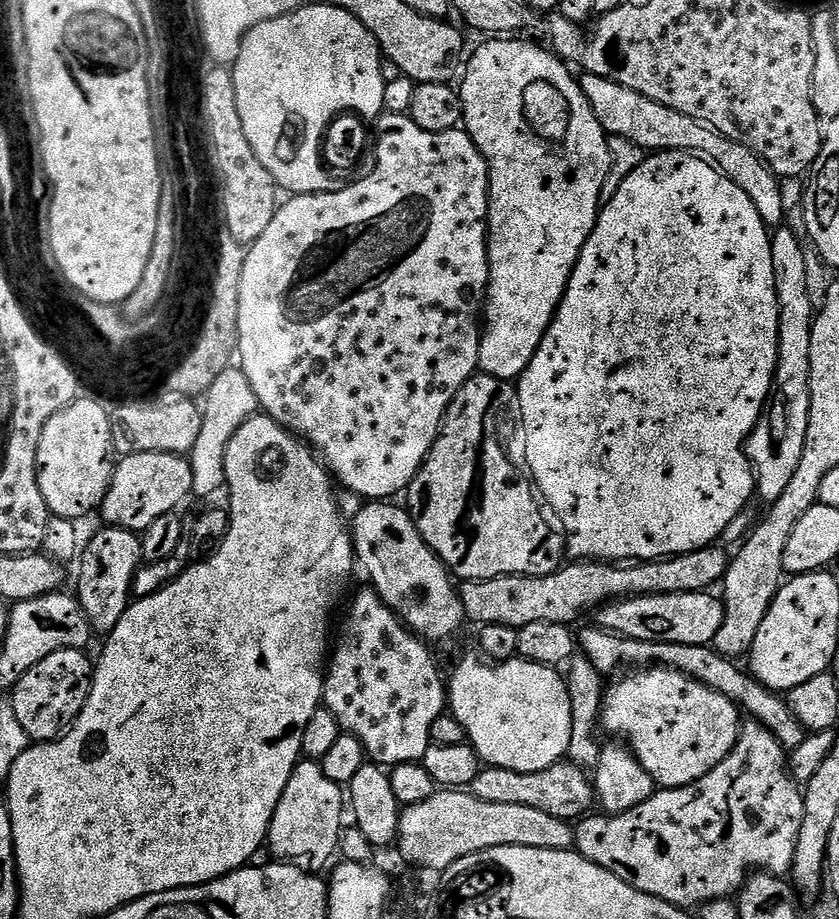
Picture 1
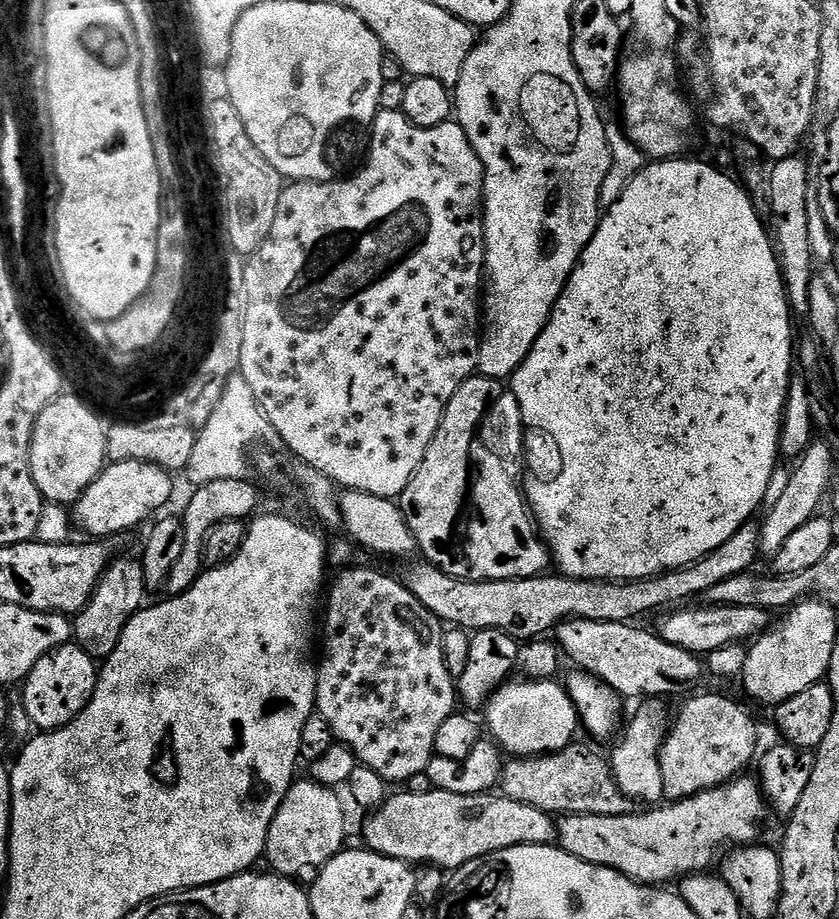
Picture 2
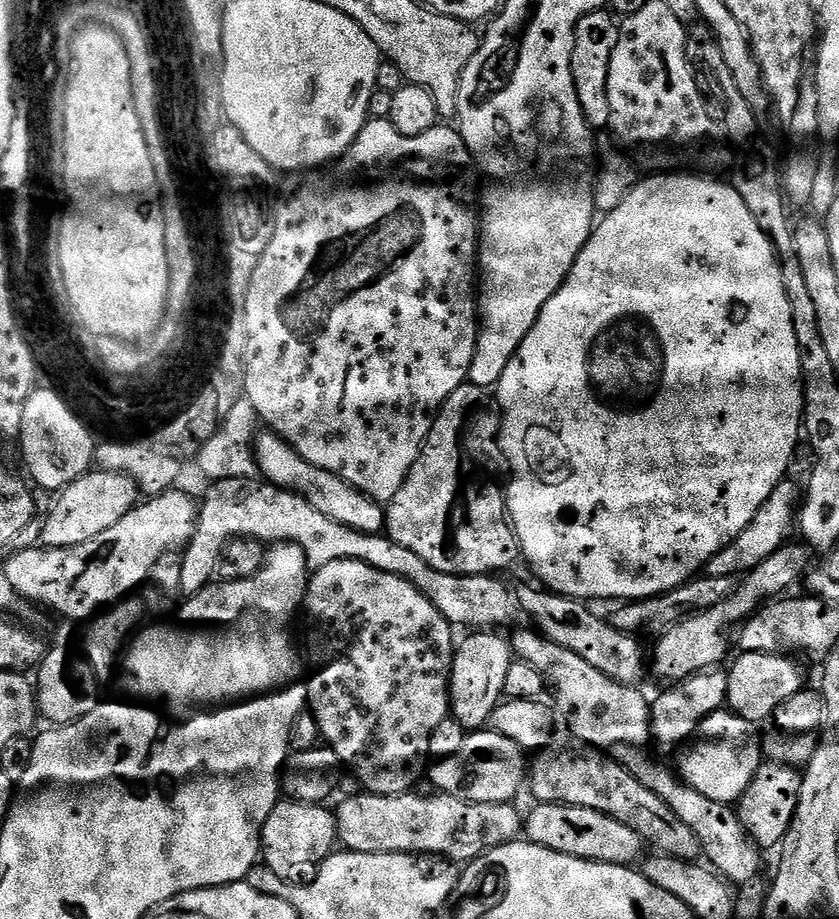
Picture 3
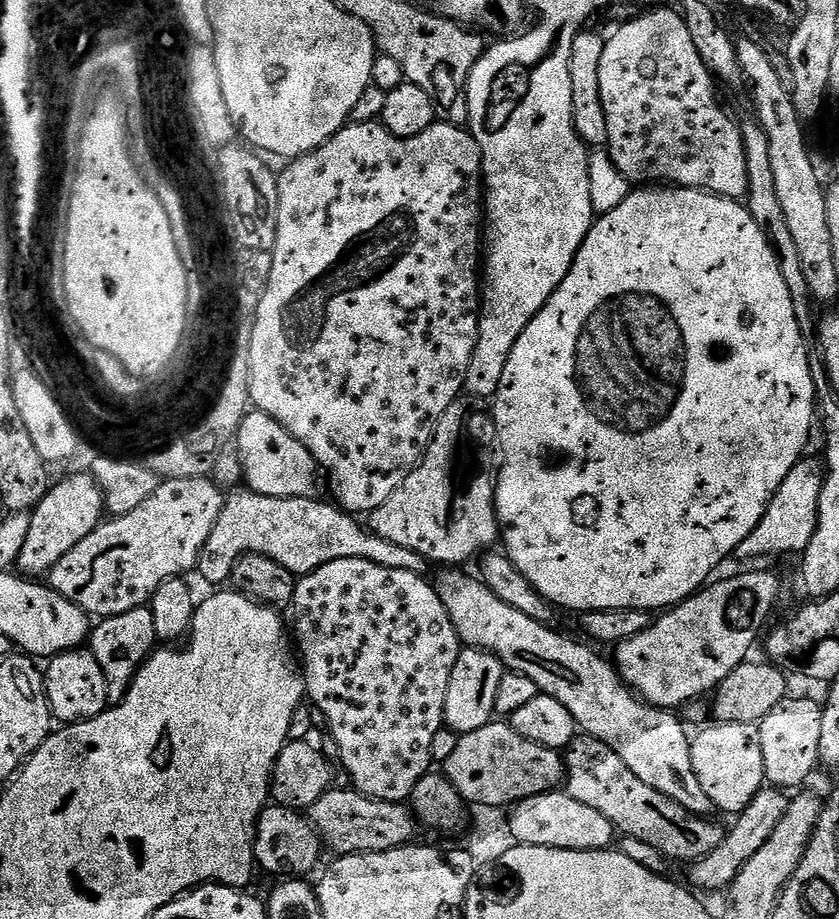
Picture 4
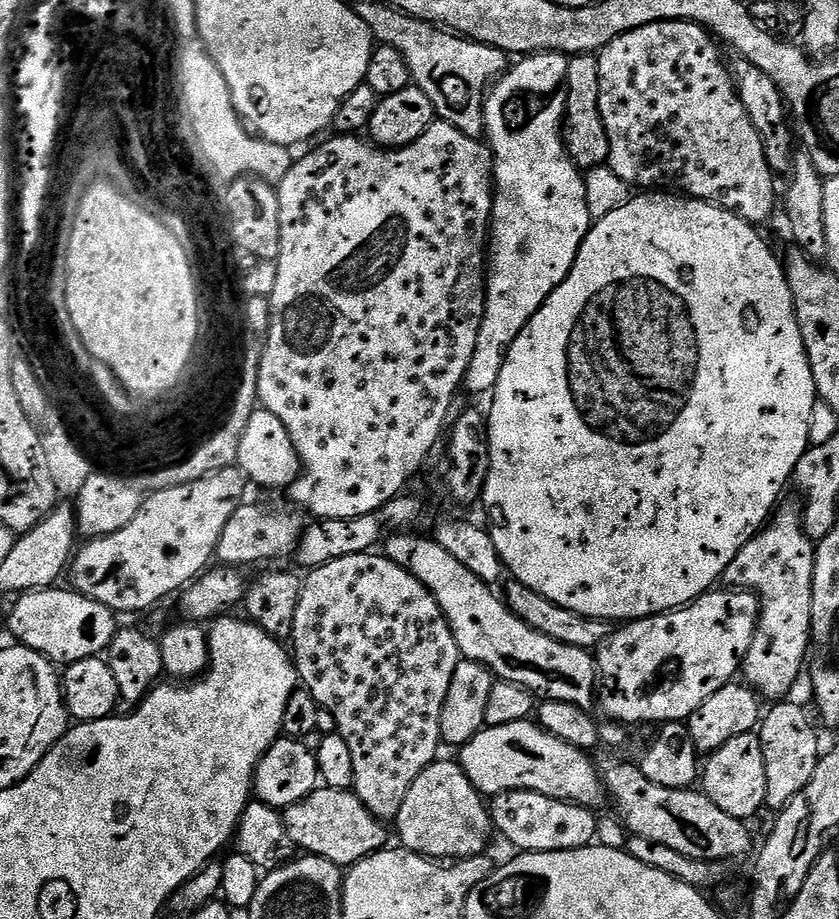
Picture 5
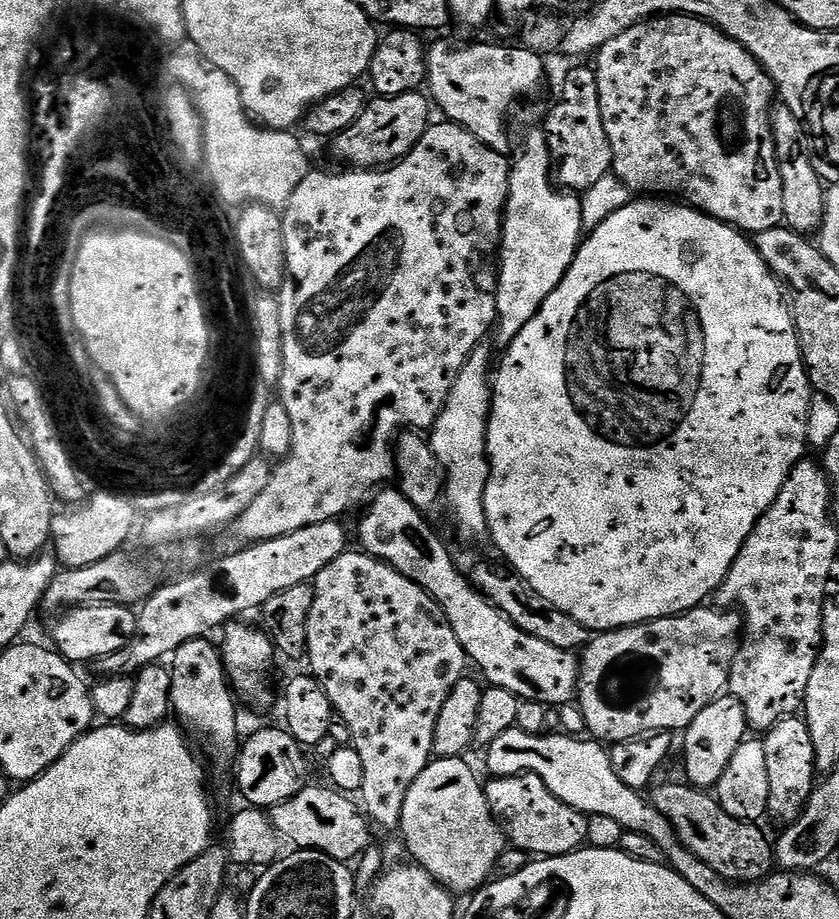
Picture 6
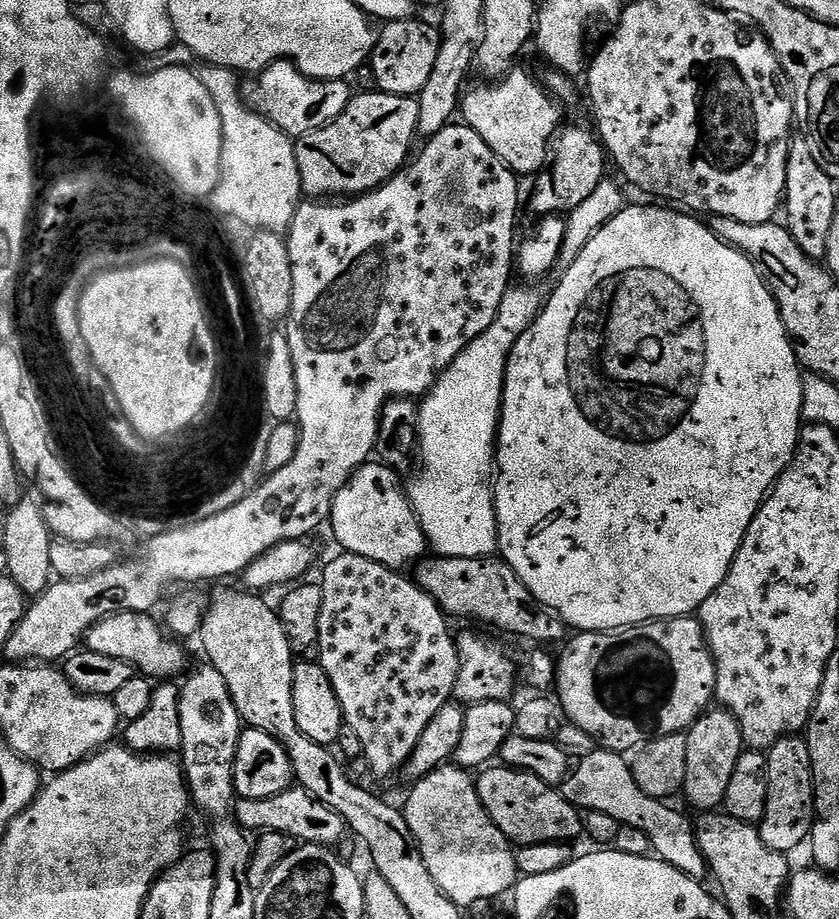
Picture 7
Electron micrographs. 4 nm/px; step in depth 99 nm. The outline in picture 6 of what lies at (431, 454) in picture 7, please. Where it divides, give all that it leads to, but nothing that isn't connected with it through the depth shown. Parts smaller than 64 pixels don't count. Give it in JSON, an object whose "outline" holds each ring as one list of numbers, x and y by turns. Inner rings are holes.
{"outline":[[487,343,479,344,472,352,472,357,464,363,464,369,458,374,444,409,430,429,432,453,438,462,442,462,446,473,443,499,446,504,448,500,452,520,464,540,480,540,488,536,484,495,488,481,488,414,492,407,488,363,492,360,493,352,488,347]]}

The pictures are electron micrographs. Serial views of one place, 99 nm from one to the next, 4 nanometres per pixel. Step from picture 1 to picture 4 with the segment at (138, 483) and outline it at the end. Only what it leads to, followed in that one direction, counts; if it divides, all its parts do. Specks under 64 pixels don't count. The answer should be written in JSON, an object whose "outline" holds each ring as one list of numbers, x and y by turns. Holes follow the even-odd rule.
{"outline":[[76,470,73,472,73,476,64,476,57,484,55,481,41,502,30,512,32,515,30,528,27,531,26,542,23,543,18,561,19,571,25,577,40,578,51,572,54,565,62,562,62,558,66,558,66,554,70,554,70,550,74,550,74,546,78,546,78,542,82,542,82,538,90,535,105,519,104,492,98,486,98,482,87,471]]}

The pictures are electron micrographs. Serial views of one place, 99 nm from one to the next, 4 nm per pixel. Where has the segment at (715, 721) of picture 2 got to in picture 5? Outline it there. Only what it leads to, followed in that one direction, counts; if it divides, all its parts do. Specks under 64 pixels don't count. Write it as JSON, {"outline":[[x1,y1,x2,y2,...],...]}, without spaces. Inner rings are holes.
{"outline":[[756,732,738,734,738,738,730,738,726,746,711,753,702,764,702,791,704,795,718,806,718,810,726,810,734,818,748,822,767,805,766,798,766,758,762,758,762,742]]}

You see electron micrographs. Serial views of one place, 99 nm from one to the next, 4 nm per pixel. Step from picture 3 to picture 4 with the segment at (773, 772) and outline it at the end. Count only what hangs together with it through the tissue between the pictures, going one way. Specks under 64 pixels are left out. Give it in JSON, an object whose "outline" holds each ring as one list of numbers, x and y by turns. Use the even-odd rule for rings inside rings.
{"outline":[[771,786,761,788,758,794,754,794,754,802,750,802,750,806,746,806,746,810,742,810,735,817,736,825,733,826,732,832,730,828,723,842,714,850,710,850,710,854,706,854,701,860,687,865,687,883,701,893,723,893,727,890,734,878,738,878,742,866,746,866,746,862,750,862,750,858,754,858,754,854,758,854,758,850,766,846,766,842,770,842,770,834,774,834,774,830,782,822,788,802,789,797,781,789]]}

